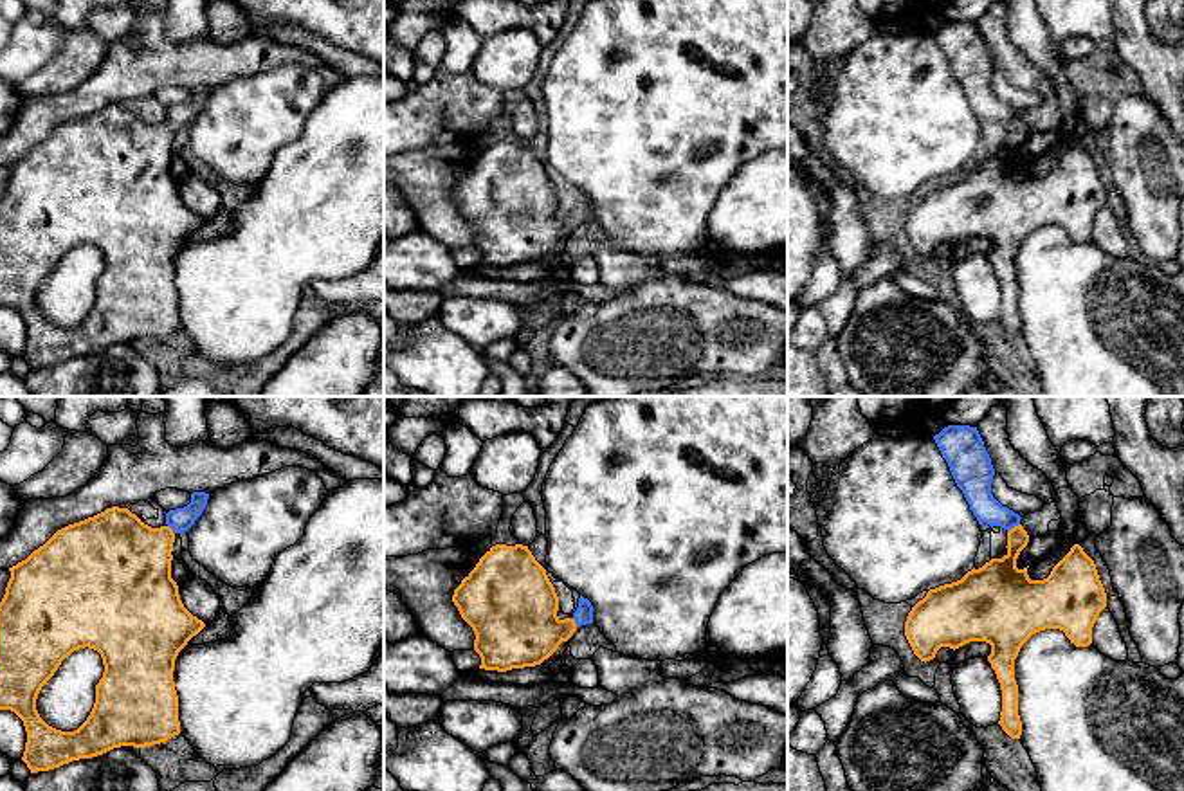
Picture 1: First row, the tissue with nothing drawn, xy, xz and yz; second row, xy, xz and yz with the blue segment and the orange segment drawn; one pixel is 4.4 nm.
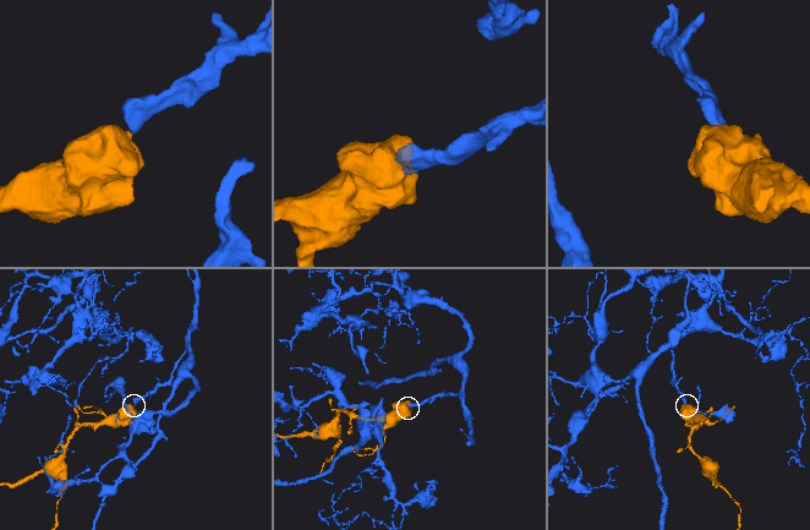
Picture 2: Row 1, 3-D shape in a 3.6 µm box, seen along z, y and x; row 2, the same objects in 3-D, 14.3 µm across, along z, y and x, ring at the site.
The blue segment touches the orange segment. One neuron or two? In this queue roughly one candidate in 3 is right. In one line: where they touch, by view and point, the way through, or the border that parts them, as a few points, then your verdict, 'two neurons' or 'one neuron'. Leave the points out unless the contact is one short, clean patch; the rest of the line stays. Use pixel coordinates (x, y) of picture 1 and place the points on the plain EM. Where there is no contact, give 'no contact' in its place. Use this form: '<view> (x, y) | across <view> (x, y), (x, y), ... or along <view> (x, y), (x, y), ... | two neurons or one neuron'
yz (1013, 123) | across yz (975, 81), (977, 89), (1013, 123), (1013, 150), (999, 177) | one neuron

